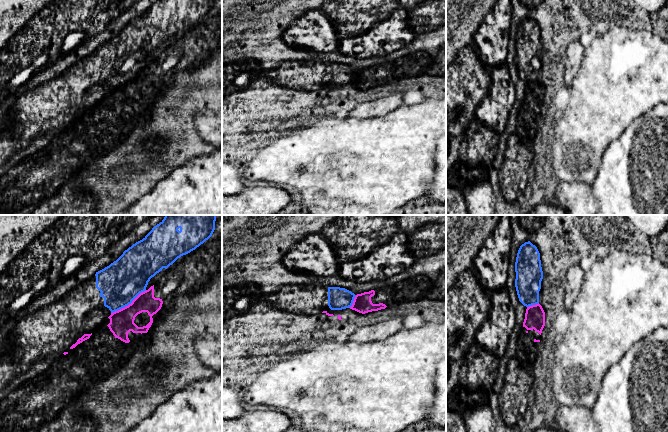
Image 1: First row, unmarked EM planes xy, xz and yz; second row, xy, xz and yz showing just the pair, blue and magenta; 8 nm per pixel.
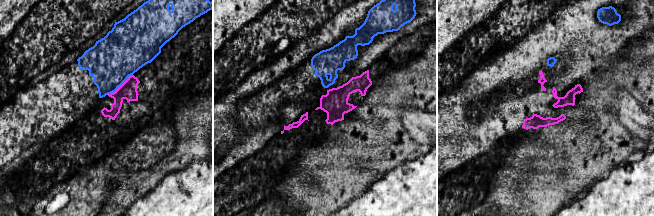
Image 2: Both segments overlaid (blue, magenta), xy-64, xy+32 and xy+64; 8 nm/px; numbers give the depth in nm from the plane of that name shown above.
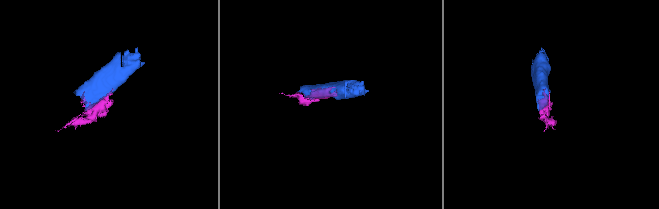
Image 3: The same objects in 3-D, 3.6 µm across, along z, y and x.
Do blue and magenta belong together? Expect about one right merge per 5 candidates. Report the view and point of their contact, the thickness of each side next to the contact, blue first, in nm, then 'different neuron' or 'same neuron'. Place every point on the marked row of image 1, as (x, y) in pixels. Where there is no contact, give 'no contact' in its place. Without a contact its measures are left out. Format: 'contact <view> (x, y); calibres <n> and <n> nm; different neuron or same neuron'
contact xy (128, 304); calibres 340 and 190 nm; different neuron

